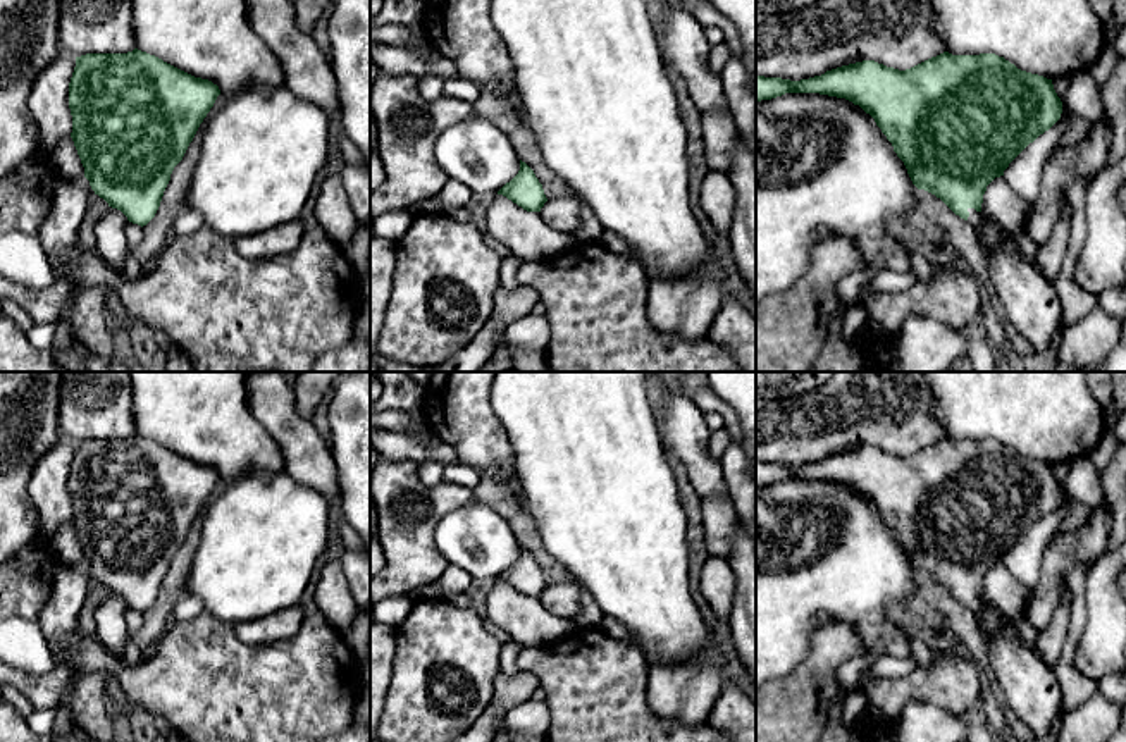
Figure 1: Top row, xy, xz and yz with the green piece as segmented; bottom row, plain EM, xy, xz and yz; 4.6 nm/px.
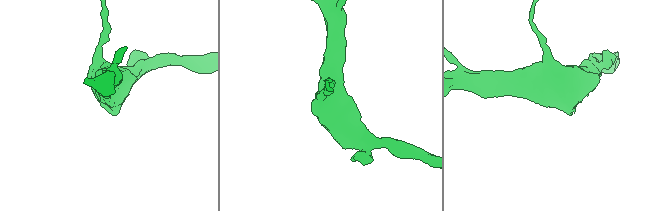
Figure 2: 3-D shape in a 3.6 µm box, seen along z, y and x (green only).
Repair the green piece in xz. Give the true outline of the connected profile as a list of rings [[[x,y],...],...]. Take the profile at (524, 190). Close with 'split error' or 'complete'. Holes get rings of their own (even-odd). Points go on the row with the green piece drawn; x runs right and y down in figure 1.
[[[522,160],[518,174],[506,182],[498,195],[506,196],[527,212],[541,212],[548,201],[542,184],[535,177],[534,170]]] | complete

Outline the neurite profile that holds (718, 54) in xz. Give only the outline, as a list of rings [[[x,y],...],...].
[[[727,43],[711,46],[708,53],[708,67],[713,74],[720,76],[721,69],[725,67],[727,60],[732,55],[732,48]]]

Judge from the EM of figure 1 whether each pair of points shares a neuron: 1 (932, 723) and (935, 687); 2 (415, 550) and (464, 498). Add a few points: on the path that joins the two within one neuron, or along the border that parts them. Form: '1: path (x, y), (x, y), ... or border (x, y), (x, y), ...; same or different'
1: border (896, 717), (909, 701), (921, 699), (959, 718); different
2: path (415, 534), (448, 501); same

